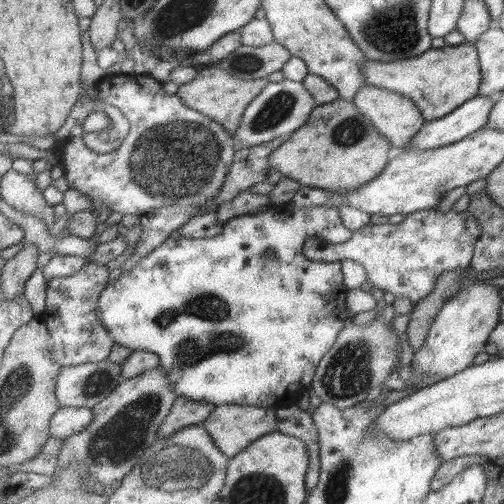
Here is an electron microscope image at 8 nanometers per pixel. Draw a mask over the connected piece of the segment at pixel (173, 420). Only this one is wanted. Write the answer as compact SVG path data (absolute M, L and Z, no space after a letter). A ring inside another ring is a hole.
M184 396L177 397L163 422L157 427L156 436L167 438L184 426L202 423L213 410L214 405L210 402L195 402Z

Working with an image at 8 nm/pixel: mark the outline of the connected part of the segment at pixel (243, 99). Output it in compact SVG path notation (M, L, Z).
M210 65L199 70L191 82L179 85L176 94L181 99L183 106L187 106L204 114L207 118L213 119L224 128L227 134L234 137L245 107L261 93L261 90L267 84L266 77L251 81L239 80L219 67Z

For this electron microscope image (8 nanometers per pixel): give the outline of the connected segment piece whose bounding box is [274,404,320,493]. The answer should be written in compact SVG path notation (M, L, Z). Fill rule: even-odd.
M297 404L274 409L276 430L293 435L305 443L308 467L304 474L304 485L309 493L318 481L320 458L318 453L318 432L311 415L297 407Z

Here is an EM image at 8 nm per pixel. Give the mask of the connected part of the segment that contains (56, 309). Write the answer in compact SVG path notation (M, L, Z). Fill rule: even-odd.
M86 261L74 275L53 277L47 281L45 322L50 332L52 357L63 367L106 360L115 344L97 315L97 302L107 284L108 272L104 264Z

